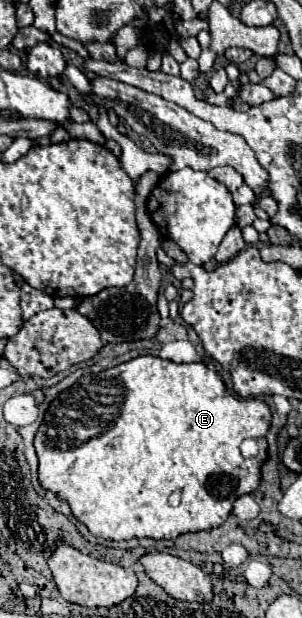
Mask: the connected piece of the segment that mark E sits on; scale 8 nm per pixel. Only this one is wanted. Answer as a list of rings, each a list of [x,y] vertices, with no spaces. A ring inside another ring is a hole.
[[[138,356],[134,360],[128,360],[124,364],[118,364],[114,368],[108,368],[104,372],[98,374],[86,374],[82,376],[72,388],[60,392],[50,408],[46,410],[44,422],[34,438],[34,448],[38,454],[38,474],[40,474],[40,484],[44,490],[52,490],[56,492],[62,500],[66,500],[72,508],[72,514],[88,526],[88,530],[94,536],[102,536],[106,540],[128,540],[128,538],[154,538],[154,540],[172,540],[180,534],[186,532],[198,532],[198,530],[208,530],[208,528],[216,528],[220,524],[226,522],[226,518],[232,512],[232,504],[236,498],[240,498],[242,494],[250,494],[260,486],[260,478],[262,478],[262,464],[268,458],[268,442],[266,442],[266,434],[270,430],[272,424],[272,410],[270,406],[260,400],[260,398],[238,398],[232,396],[222,378],[218,376],[218,372],[214,368],[208,368],[204,362],[190,362],[190,364],[176,364],[170,360],[162,360],[156,356]],[[246,438],[254,438],[260,444],[260,450],[254,458],[244,458],[240,454],[240,444]],[[174,490],[182,490],[182,500],[180,506],[172,508],[168,502],[168,496]]]

